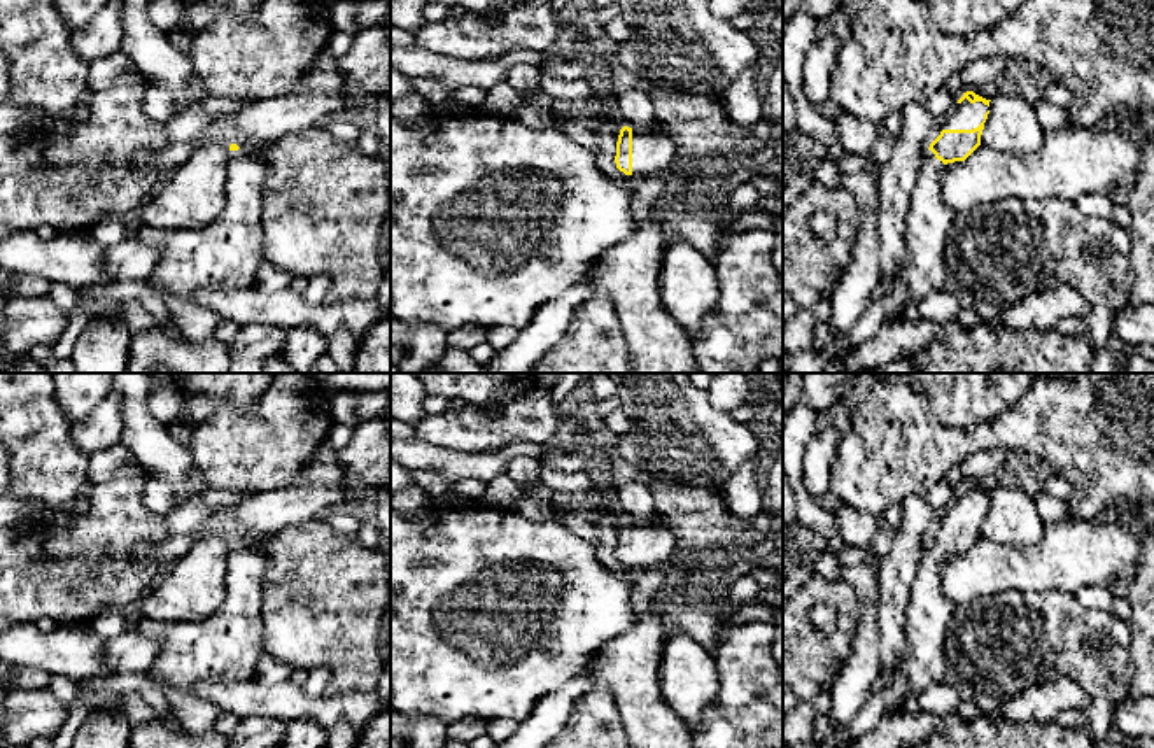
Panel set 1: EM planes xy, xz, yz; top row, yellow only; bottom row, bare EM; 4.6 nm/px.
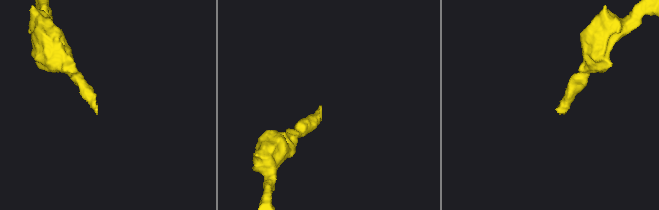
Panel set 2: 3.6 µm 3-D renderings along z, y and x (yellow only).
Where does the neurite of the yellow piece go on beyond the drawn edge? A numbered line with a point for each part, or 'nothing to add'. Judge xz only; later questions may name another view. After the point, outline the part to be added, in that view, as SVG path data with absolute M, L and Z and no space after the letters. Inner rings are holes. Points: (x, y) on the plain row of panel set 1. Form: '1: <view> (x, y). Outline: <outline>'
1: xz (654, 545). Outline: M632 522L632 568L664 568L676 550L676 538L658 522Z

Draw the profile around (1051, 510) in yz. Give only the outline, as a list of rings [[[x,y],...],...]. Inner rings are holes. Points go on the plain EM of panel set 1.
[[[1044,489],[1035,496],[1037,510],[1045,524],[1068,520],[1073,517],[1066,501],[1049,496]]]

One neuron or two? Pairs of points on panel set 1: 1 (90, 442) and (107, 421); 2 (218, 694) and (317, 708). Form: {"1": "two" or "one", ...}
{"1": "one", "2": "one"}

